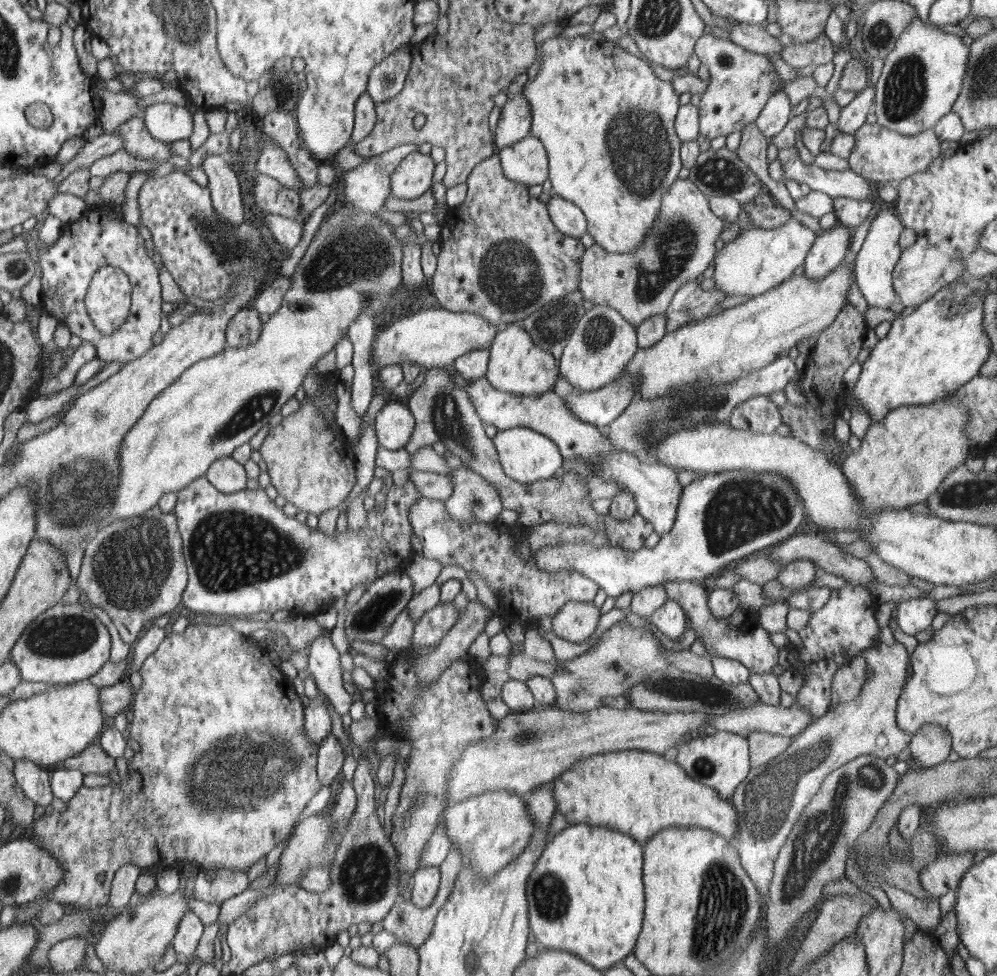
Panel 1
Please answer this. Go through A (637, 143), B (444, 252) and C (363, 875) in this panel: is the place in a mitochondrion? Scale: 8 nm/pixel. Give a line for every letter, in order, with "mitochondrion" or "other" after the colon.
A: mitochondrion
B: other
C: mitochondrion

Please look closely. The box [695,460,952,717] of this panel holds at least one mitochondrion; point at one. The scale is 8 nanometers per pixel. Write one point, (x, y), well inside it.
(742, 511)

